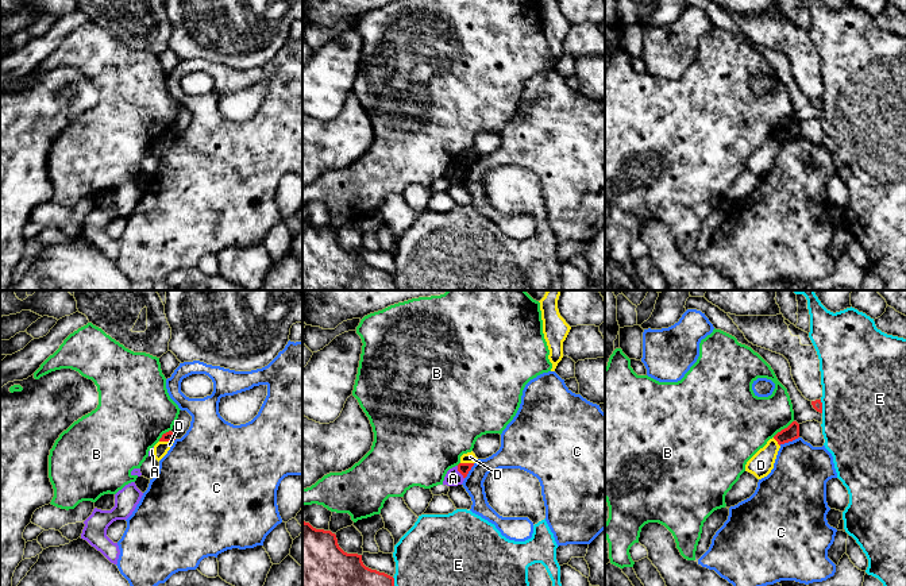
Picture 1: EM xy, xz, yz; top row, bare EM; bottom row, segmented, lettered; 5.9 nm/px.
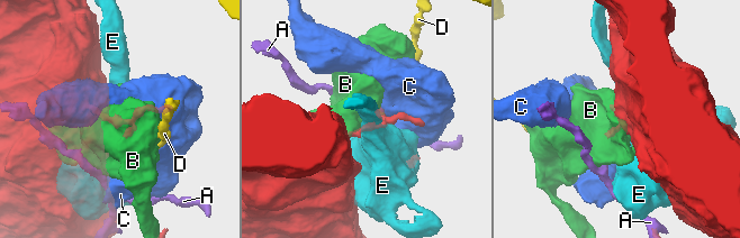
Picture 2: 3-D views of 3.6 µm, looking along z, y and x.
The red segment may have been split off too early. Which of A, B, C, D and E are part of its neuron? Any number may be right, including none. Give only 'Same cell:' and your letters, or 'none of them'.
Same cell: none of them

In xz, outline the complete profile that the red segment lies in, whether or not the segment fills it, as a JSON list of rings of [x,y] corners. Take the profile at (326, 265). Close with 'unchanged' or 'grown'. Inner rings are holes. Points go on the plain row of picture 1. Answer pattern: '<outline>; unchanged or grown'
[[[302,219],[302,290],[398,290],[394,275],[366,265],[362,252],[347,251],[331,228]]]; unchanged

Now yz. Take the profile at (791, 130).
[[[793,119],[787,126],[778,130],[774,136],[778,139],[778,142],[784,142],[789,139],[793,139],[799,135],[799,122],[797,119]]]; unchanged

